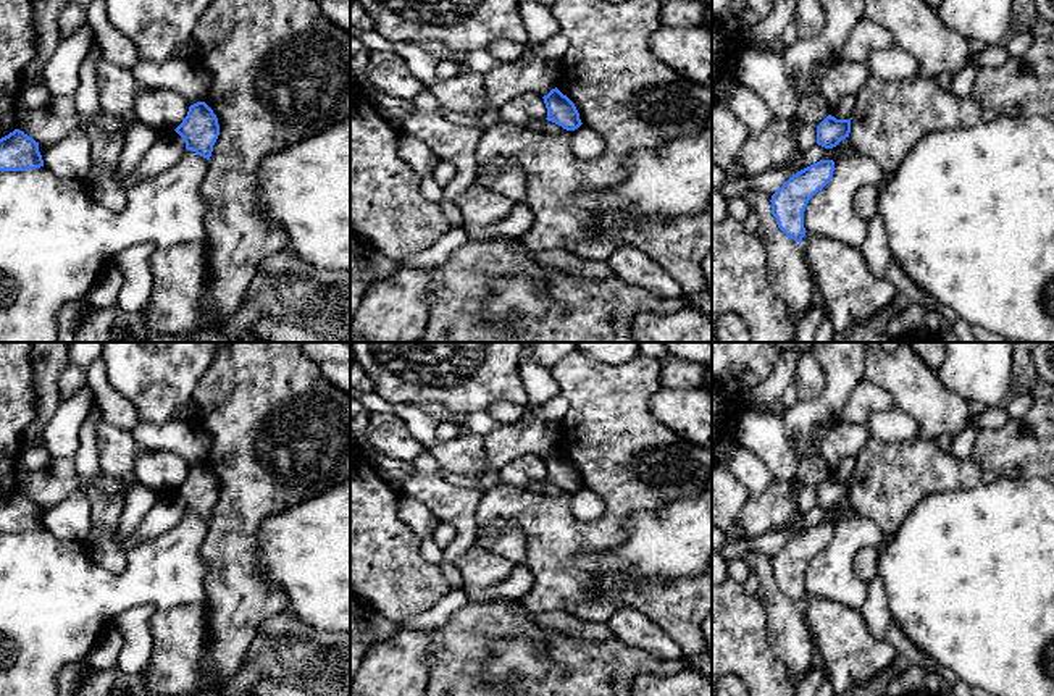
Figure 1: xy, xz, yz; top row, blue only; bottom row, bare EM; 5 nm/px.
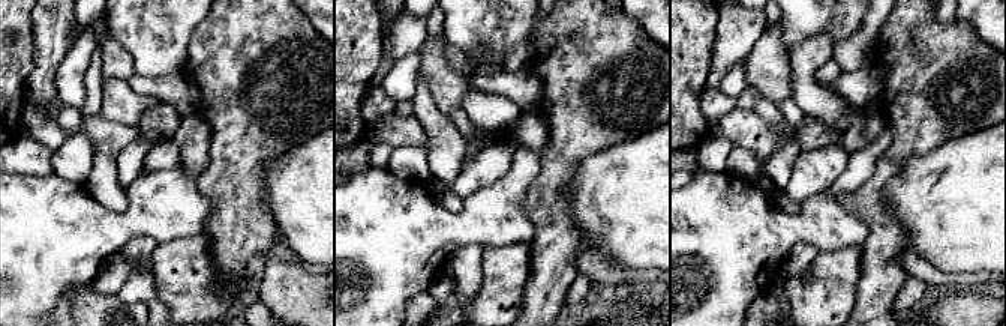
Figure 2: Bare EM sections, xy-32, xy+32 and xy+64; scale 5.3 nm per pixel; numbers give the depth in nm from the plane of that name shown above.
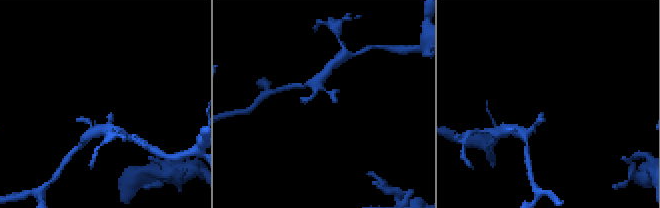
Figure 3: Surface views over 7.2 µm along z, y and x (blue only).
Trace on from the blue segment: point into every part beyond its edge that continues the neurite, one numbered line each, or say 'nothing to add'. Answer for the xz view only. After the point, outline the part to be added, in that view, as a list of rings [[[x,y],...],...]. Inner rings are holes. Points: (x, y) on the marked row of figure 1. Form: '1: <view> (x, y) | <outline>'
nothing to add

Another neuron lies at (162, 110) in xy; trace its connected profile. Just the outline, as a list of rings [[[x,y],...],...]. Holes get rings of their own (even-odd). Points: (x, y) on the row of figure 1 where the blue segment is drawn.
[[[142,87],[136,95],[136,116],[157,136],[174,131],[187,116],[189,103],[176,92]]]

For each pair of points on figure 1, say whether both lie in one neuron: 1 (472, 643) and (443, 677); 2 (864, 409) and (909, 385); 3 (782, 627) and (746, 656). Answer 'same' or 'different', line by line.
1: same
2: different
3: different

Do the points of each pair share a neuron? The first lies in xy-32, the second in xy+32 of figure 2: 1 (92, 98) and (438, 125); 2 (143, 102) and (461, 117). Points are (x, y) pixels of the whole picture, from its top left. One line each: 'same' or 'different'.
1: same
2: different

